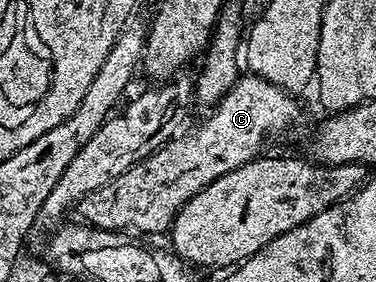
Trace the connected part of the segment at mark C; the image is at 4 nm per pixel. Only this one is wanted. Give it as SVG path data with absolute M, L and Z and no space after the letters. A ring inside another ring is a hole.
M244 73L237 78L236 84L232 86L224 96L221 97L220 102L211 108L212 111L196 128L193 129L189 135L183 133L177 134L175 137L168 140L159 151L152 155L146 156L142 162L134 164L130 169L126 169L126 173L122 173L122 177L118 177L114 181L110 181L110 185L102 185L101 188L94 189L93 192L82 196L75 204L74 211L80 215L79 218L85 224L91 225L102 231L114 231L117 233L125 233L124 231L141 231L144 235L156 235L159 231L167 232L172 226L172 222L176 219L176 214L180 212L182 207L185 207L188 202L202 189L206 189L206 185L210 185L214 181L218 181L218 177L226 177L226 173L230 173L234 169L238 169L242 165L246 165L250 161L261 158L265 154L264 146L267 145L271 139L280 139L287 133L291 127L296 127L300 123L300 107L296 104L297 96L295 94L283 91L278 85L274 85L270 81L266 81L262 77L251 73Z

